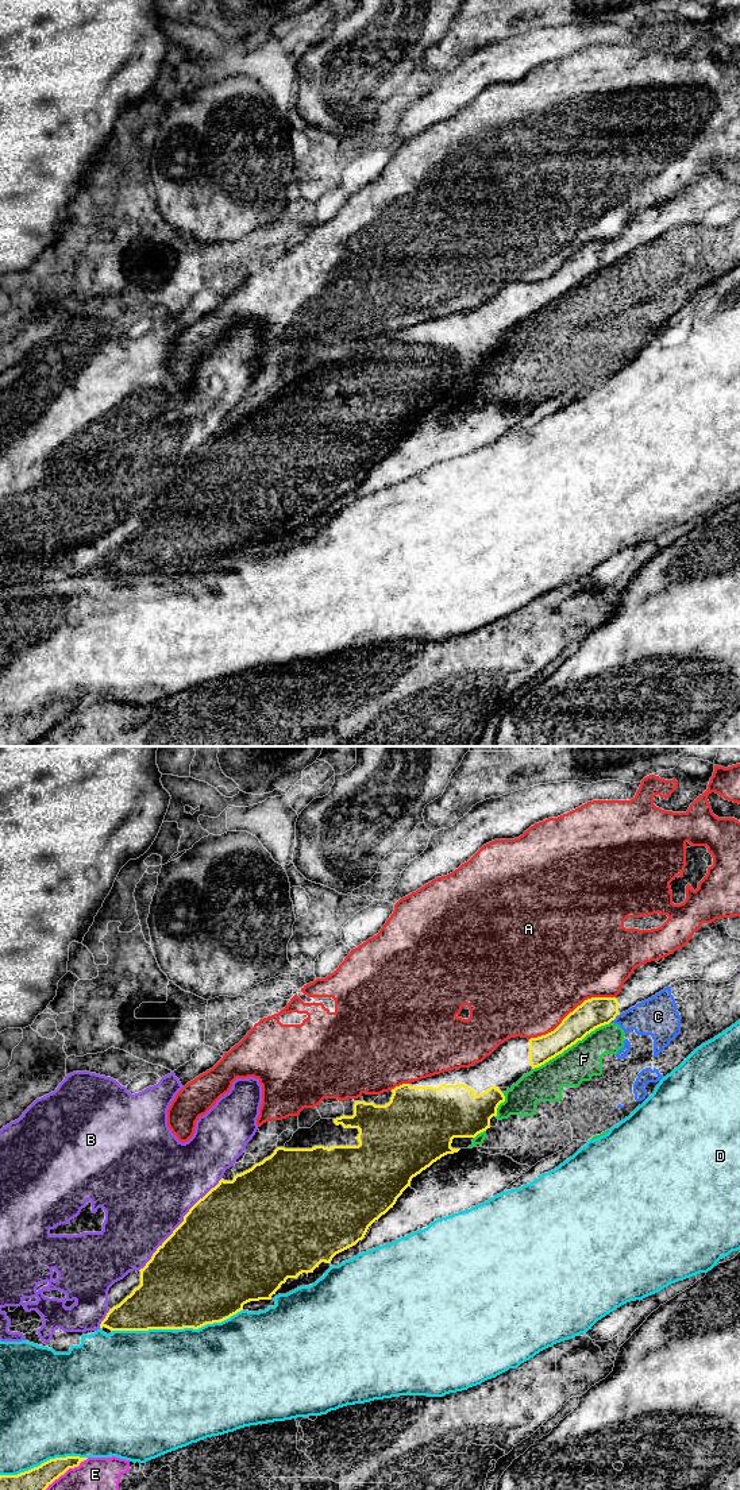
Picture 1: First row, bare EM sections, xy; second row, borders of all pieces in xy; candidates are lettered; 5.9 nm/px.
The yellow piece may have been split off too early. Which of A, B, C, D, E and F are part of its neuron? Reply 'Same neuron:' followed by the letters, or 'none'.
Same neuron: none

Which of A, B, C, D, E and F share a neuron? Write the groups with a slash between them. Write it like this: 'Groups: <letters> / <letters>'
Groups: A / B / C F / D / E

